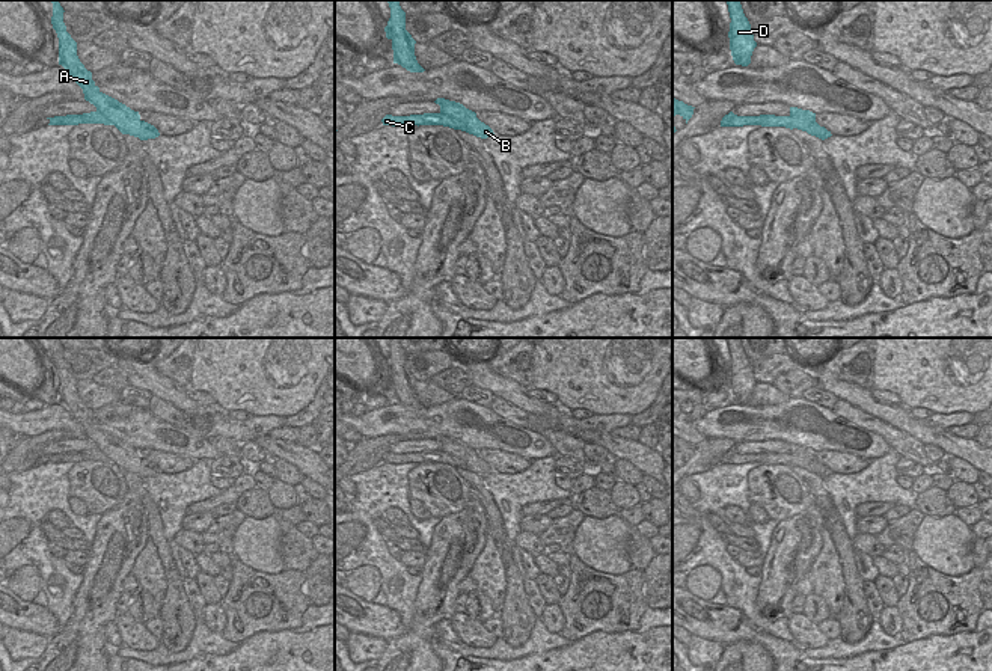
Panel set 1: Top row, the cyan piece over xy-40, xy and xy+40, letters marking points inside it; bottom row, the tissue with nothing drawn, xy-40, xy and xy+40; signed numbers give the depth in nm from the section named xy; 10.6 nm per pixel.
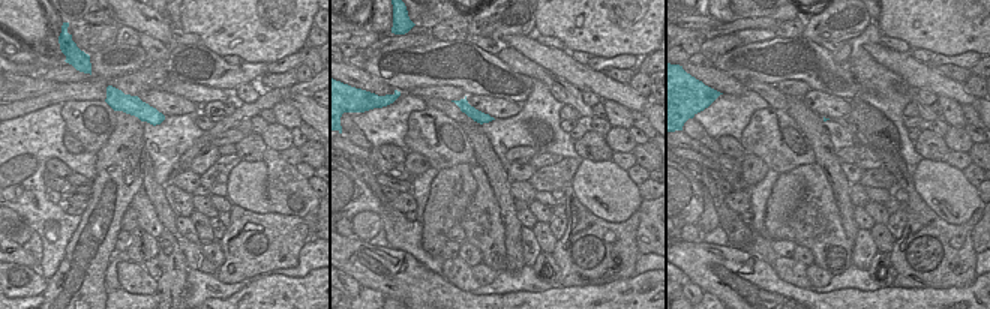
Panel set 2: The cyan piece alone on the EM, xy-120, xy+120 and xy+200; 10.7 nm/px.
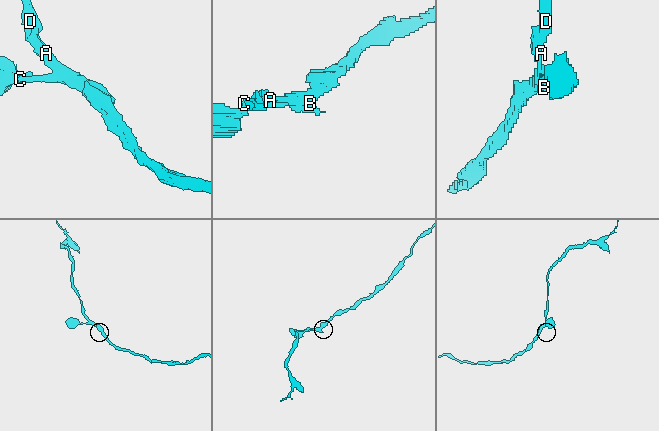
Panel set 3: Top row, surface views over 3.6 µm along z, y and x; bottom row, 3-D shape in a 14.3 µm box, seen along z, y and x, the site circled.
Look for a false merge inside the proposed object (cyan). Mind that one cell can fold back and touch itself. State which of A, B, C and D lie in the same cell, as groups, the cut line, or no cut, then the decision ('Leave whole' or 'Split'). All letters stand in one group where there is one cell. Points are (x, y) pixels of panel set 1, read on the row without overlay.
Groups: A B D / C. Split along xy (440, 450), (462, 457), (468, 468). Split.

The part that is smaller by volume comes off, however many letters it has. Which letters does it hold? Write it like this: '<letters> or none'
C

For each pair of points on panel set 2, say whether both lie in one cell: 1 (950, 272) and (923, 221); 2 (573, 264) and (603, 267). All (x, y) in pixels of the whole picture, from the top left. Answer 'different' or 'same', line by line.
1: same
2: same

